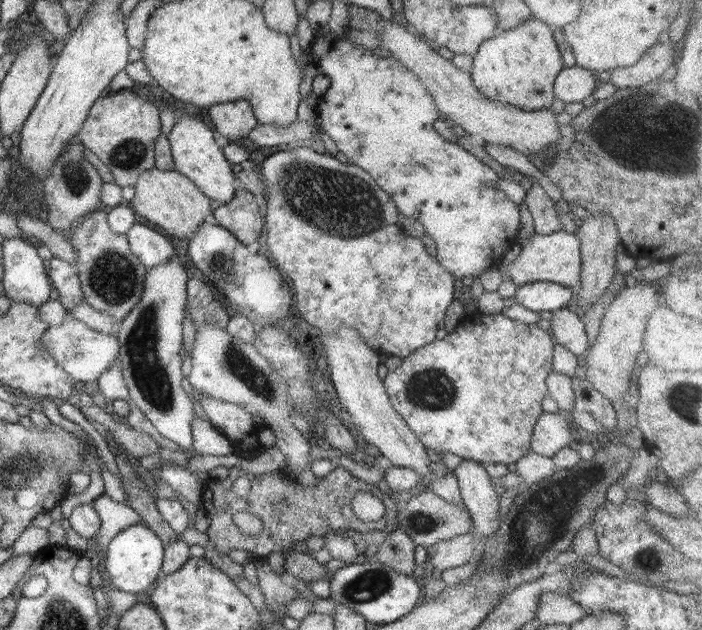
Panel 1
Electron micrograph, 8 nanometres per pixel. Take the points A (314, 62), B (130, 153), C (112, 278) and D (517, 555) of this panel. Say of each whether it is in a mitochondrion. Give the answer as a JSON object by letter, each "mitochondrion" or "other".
{"A":"other","B":"mitochondrion","C":"mitochondrion","D":"other"}

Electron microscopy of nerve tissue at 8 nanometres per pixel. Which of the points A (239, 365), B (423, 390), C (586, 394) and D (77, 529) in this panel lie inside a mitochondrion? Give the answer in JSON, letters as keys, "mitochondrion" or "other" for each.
{"A":"mitochondrion","B":"mitochondrion","C":"other","D":"other"}

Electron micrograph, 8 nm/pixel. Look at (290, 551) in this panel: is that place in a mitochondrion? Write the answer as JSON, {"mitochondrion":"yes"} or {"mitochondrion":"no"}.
{"mitochondrion":"no"}

